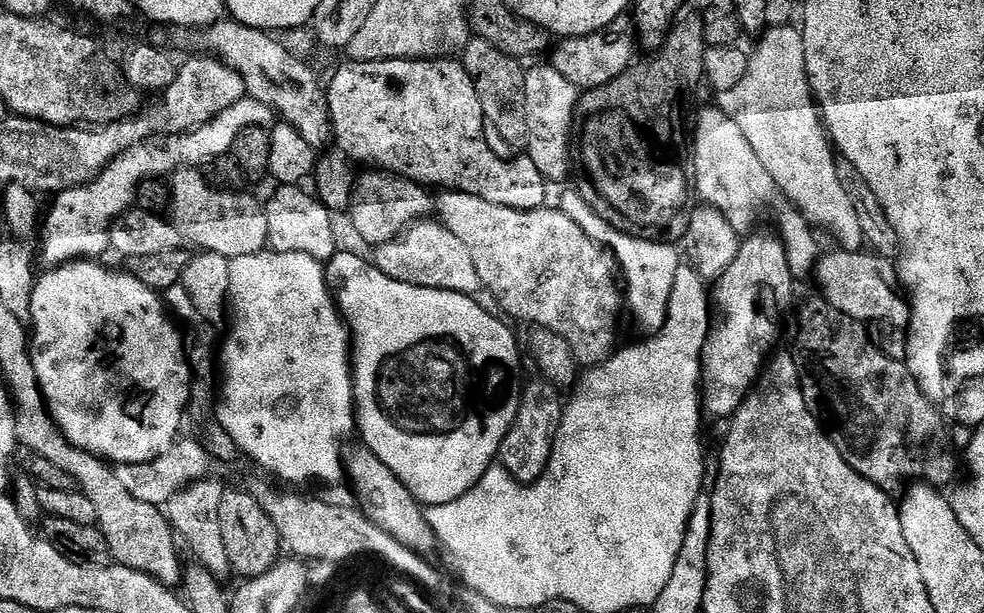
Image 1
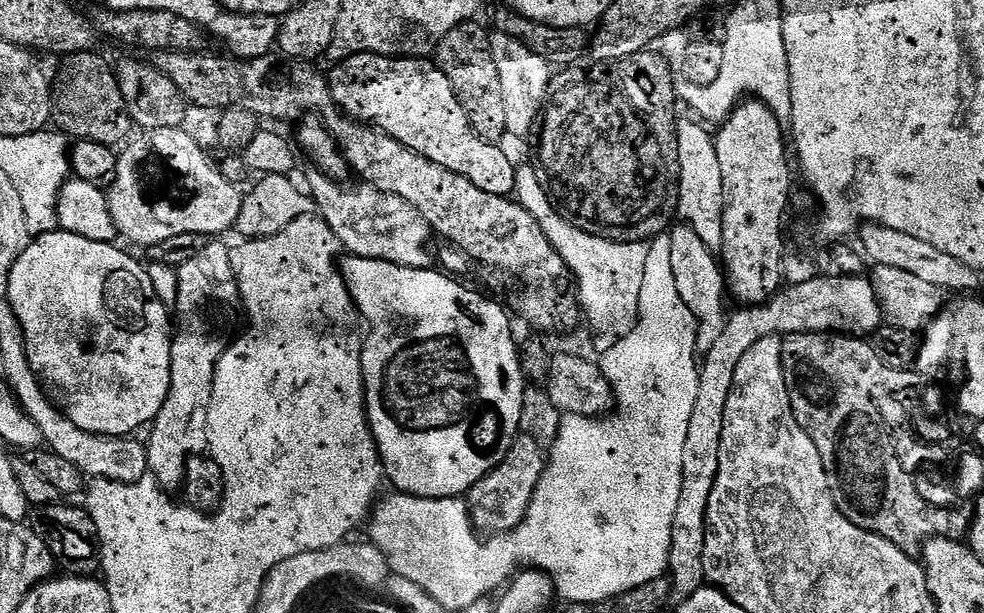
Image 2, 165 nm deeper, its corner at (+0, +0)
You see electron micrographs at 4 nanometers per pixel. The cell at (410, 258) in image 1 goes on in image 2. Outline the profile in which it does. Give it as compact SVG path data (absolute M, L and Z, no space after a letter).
M315 170L309 171L307 187L310 189L310 195L314 201L314 208L317 213L334 230L334 234L339 238L341 245L351 255L361 256L362 258L374 258L375 260L385 260L398 266L407 268L427 268L428 261L428 243L434 240L432 227L400 196L386 194L378 190L367 182L356 182L353 188L347 188L347 183L331 180L329 176L323 176L322 173Z

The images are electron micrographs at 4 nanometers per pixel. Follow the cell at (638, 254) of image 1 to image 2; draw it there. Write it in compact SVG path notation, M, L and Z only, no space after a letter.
M522 163L517 167L515 199L530 214L534 214L550 246L558 250L558 254L572 271L582 316L586 324L588 320L588 328L592 331L592 344L597 348L597 353L609 352L614 346L618 346L618 342L622 342L622 338L626 338L626 334L630 334L630 330L634 330L636 325L642 298L642 278L646 278L648 244L622 244L619 240L607 240L595 231L585 230L579 223L562 214L549 189L542 183L537 169L533 168Z

